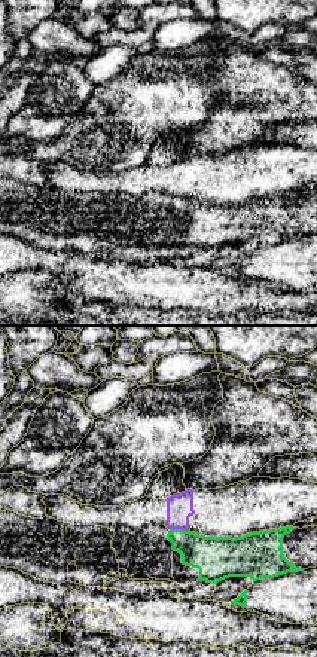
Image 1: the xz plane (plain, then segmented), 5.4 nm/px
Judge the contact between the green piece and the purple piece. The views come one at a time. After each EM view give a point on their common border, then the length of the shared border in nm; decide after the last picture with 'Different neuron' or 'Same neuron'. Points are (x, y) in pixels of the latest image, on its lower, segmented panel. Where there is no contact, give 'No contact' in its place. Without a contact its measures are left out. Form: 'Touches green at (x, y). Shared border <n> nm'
Touches green at (179, 529). Shared border 100 nm

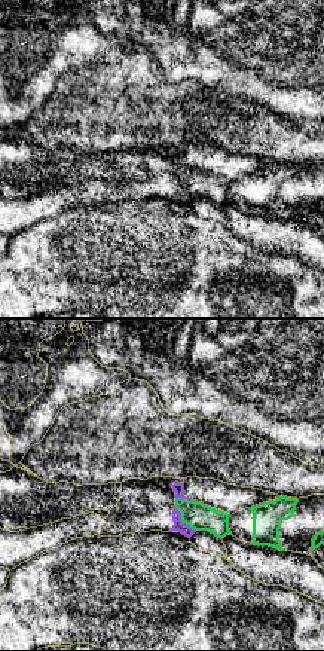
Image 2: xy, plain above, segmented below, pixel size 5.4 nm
Touches green at (182, 520). Shared border 180 nm

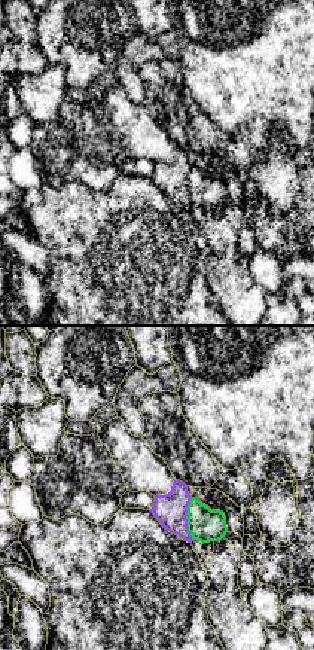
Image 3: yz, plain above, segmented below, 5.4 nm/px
Touches green at (188, 521). Shared border 220 nm

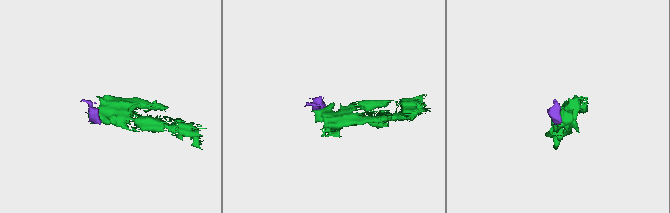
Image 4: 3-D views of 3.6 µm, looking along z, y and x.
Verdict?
Different neuron

